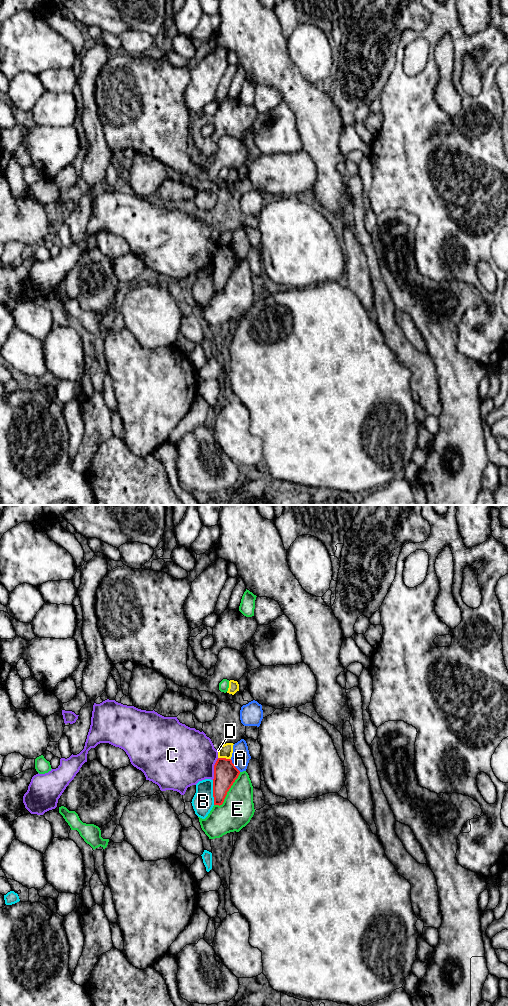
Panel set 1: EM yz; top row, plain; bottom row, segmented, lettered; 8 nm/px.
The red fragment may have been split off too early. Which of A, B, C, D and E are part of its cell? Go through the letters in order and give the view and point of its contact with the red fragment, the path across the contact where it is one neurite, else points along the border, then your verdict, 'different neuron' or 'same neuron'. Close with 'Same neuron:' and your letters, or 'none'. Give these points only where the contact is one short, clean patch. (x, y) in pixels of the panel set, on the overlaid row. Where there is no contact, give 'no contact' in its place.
A: yz (234, 765) | along yz (230, 759), (240, 771) | different neuron
B: yz (213, 792) | different neuron
C: yz (214, 769) | different neuron
D: yz (224, 758) | different neuron
E: yz (227, 791) | different neuron
Same neuron: none

